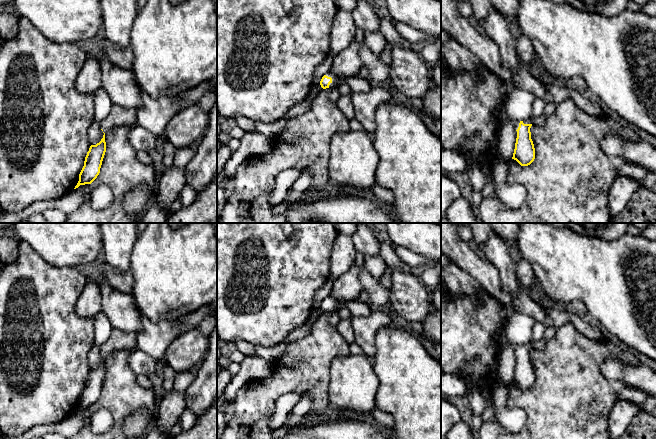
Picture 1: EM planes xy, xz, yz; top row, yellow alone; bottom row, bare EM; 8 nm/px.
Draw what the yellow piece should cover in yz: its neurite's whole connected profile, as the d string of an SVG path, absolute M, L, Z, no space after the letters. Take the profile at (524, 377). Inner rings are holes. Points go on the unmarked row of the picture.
M502 330L499 333L497 341L501 347L511 346L515 350L515 353L517 355L517 362L512 383L516 384L521 390L530 389L535 383L535 372L531 363L530 356L530 352L532 350L531 344L510 344L505 330Z

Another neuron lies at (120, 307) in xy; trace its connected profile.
M105 275L100 276L102 312L108 317L112 328L122 332L142 331L141 314L131 293L111 287Z

